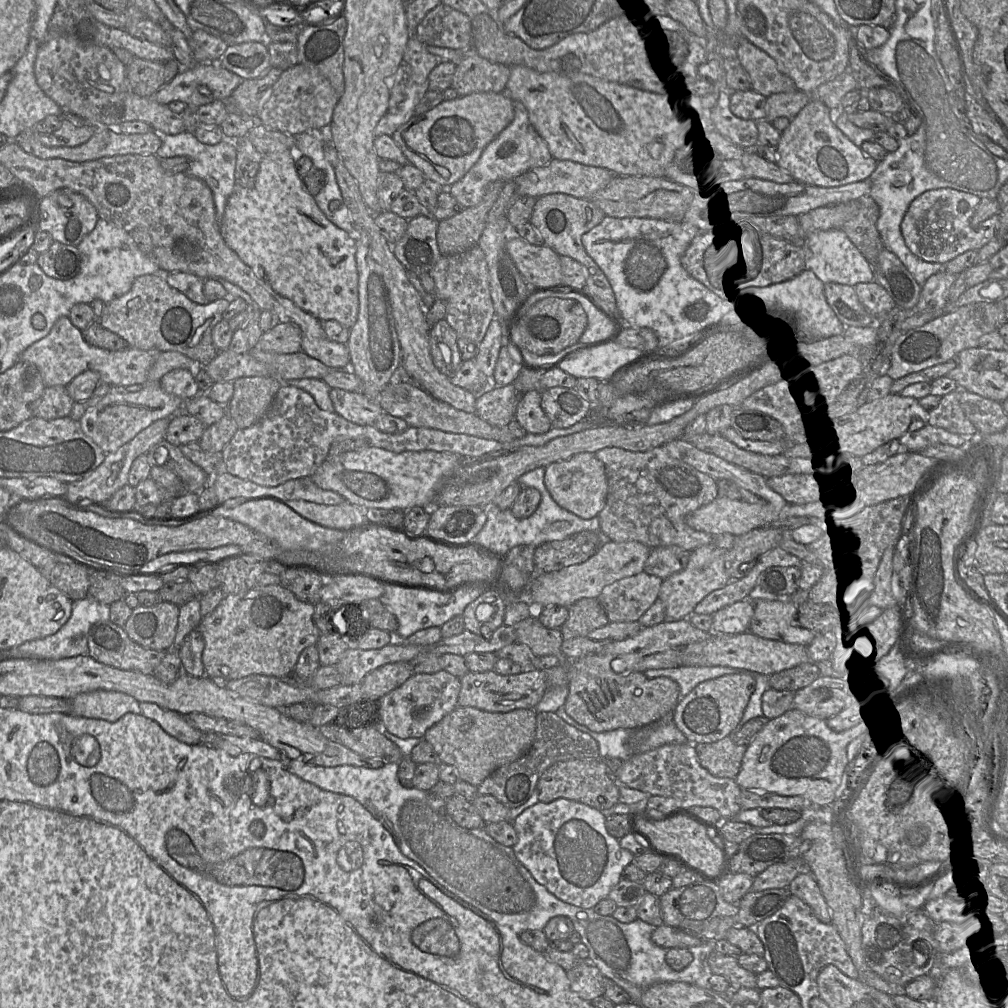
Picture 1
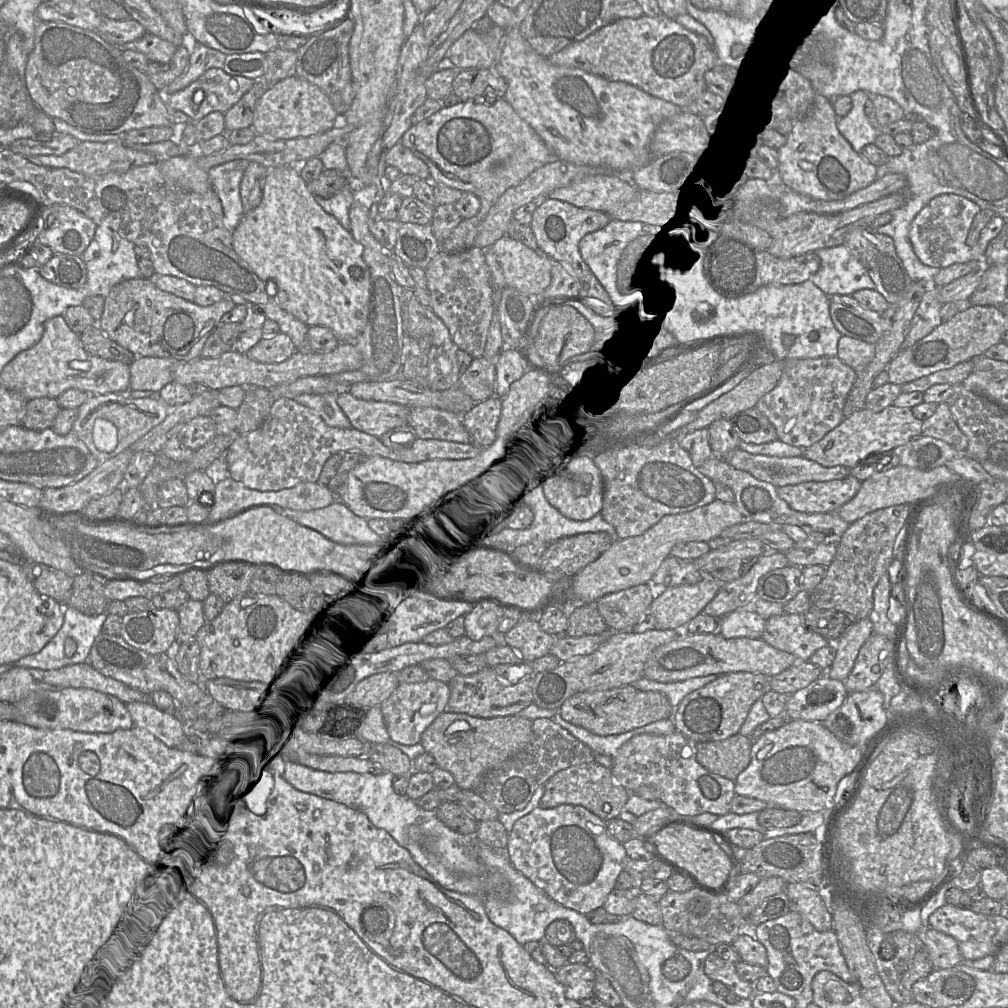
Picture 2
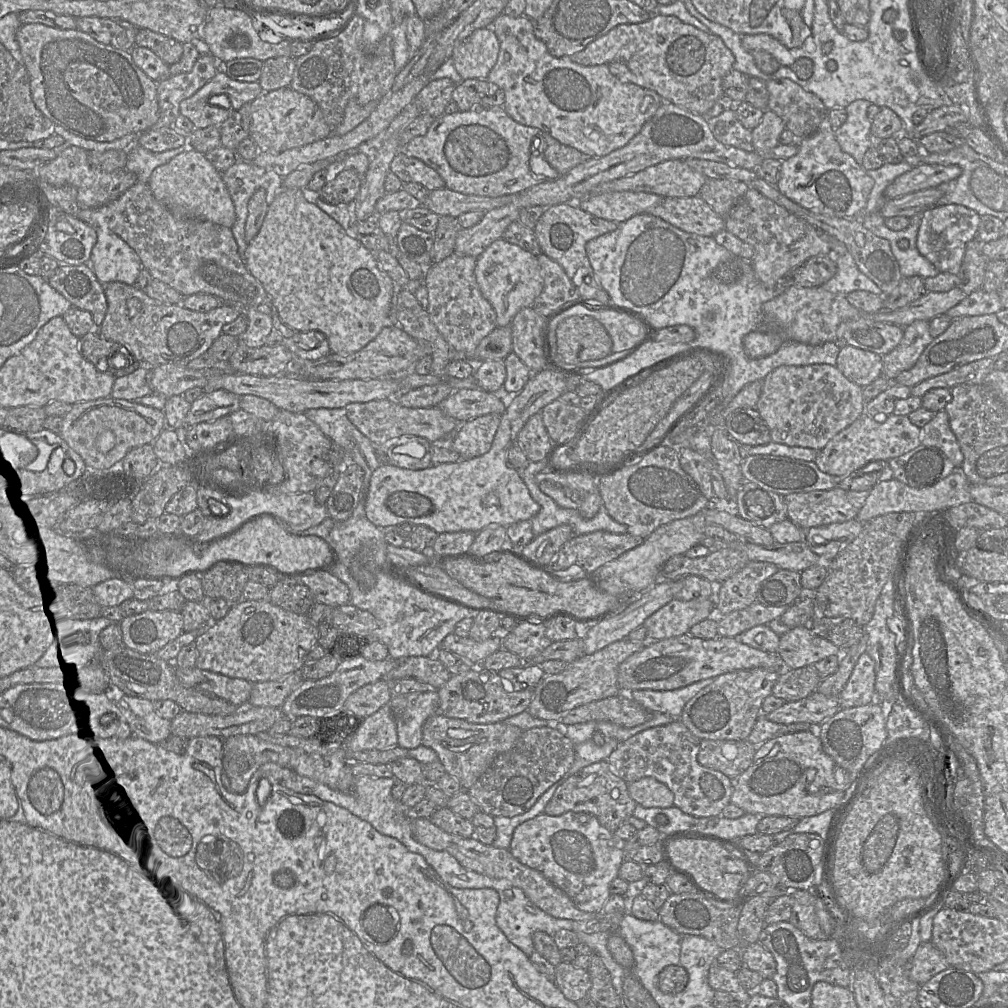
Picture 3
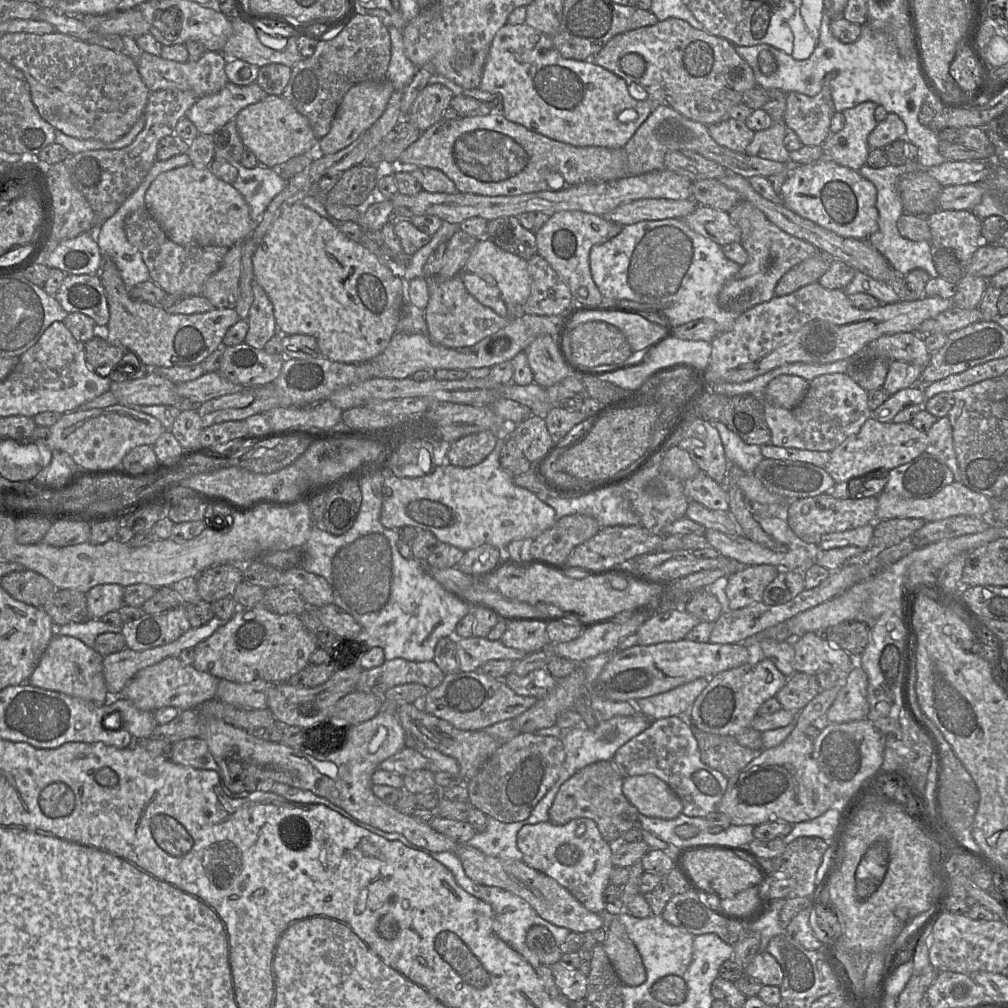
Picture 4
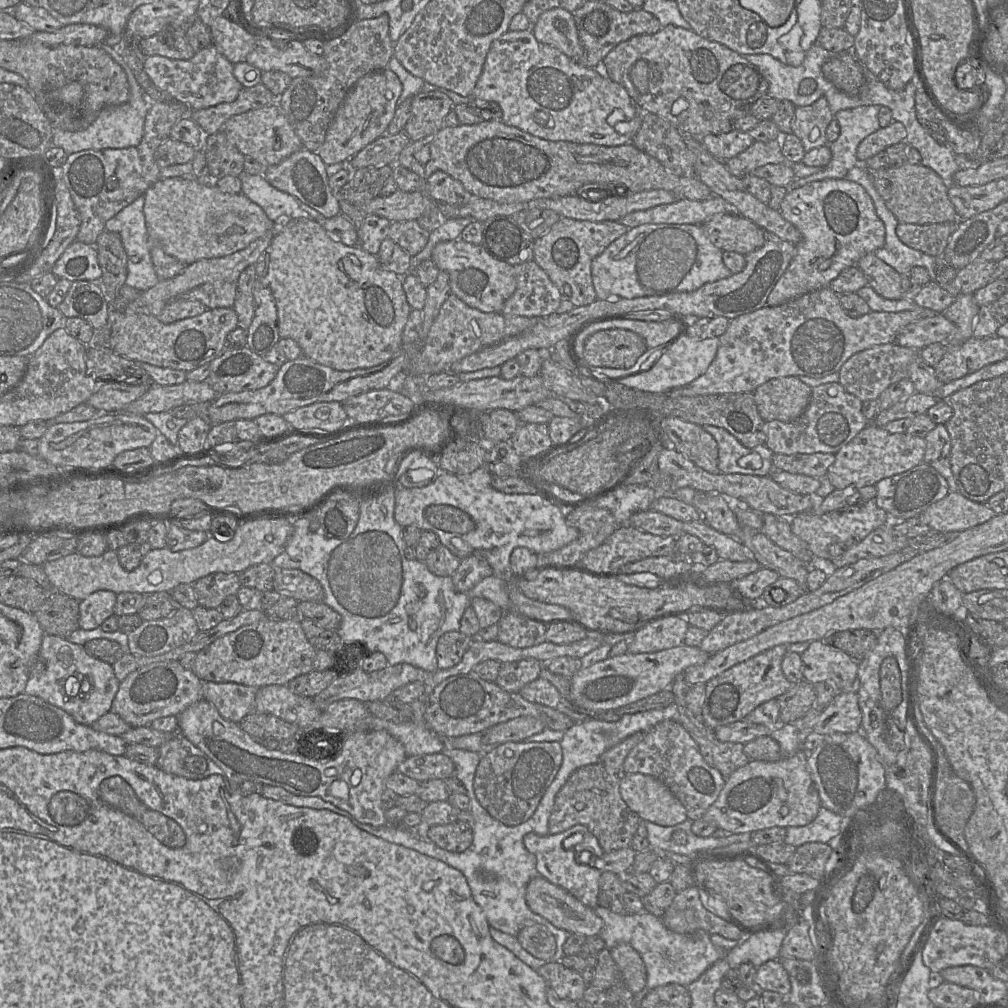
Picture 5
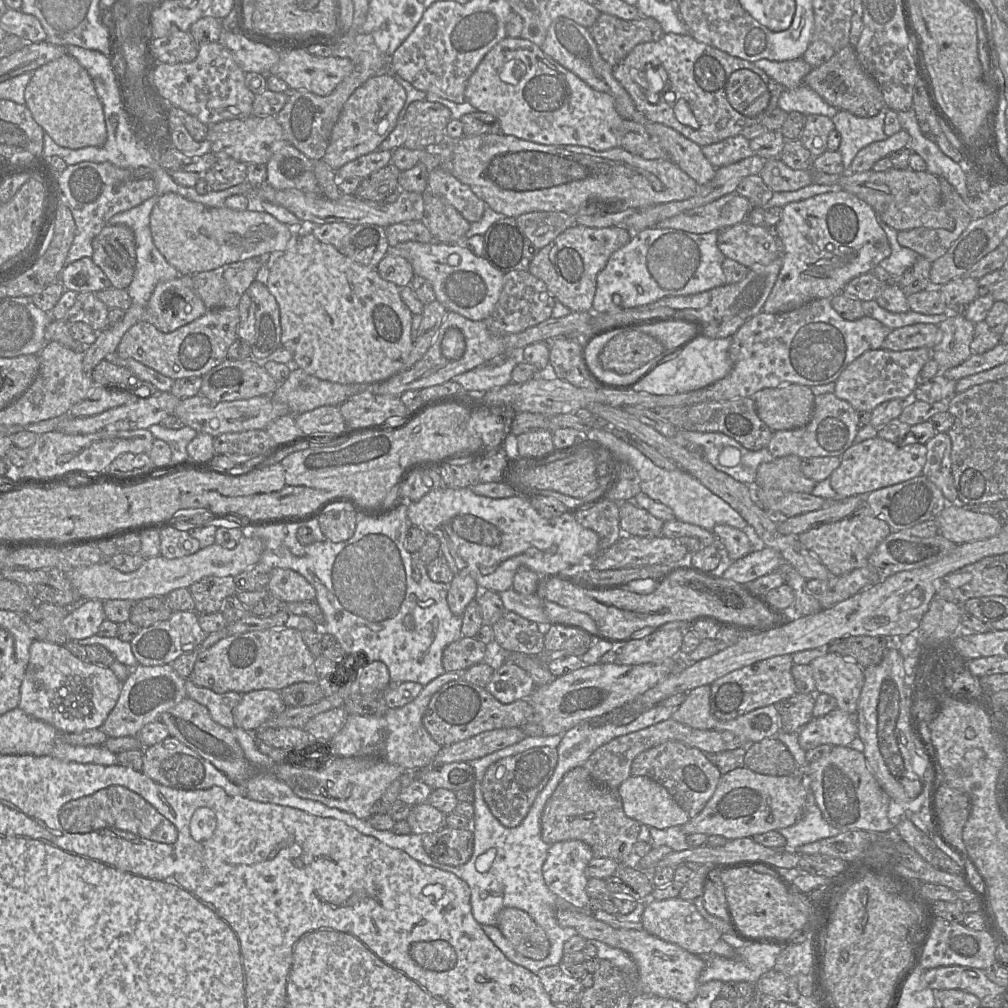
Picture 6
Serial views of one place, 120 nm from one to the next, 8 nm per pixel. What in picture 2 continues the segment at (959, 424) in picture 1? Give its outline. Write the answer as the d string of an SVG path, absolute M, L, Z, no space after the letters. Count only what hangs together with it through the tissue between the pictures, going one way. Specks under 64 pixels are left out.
M947 402L937 405L935 413L923 422L922 435L940 439L965 453L968 439L955 422Z

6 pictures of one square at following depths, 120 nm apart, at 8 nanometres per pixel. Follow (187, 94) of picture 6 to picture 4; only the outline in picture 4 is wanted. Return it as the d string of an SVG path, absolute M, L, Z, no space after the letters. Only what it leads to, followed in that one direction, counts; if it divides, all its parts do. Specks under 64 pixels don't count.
M206 50L197 62L179 63L142 52L137 61L137 68L150 92L173 89L192 92L200 98L218 93L229 82L225 73L227 59L222 52Z

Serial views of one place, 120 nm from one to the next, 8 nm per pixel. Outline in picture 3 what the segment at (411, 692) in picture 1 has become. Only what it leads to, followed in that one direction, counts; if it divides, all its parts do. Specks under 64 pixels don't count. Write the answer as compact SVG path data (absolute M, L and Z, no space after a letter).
M438 691L412 692L393 697L388 703L396 723L398 746L415 749L422 745L422 729L425 721L439 713Z

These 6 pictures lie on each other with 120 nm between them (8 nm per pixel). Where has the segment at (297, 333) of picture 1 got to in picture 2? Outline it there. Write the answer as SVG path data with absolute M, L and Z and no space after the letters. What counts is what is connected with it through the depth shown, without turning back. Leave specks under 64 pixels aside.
M280 332L272 338L262 338L245 354L260 363L275 364L287 360L296 351L290 337Z

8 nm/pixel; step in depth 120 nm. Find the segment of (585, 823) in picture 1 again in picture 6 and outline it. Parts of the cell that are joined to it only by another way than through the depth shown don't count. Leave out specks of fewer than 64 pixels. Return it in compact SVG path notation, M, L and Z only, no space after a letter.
M580 840L556 842L549 847L542 873L556 896L581 911L589 911L586 867L594 858L588 844Z

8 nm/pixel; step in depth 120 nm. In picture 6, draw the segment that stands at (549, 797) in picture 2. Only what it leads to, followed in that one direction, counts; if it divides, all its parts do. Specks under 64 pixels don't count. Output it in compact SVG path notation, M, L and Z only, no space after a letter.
M583 766L568 771L549 798L541 817L541 835L552 845L567 840L588 844L594 858L611 858L625 864L632 860L632 850L638 841L640 823L628 817L618 789L595 781Z

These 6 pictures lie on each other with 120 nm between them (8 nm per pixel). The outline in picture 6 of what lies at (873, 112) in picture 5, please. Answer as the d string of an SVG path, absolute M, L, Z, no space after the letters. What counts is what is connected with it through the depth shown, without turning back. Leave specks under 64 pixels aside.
M885 106L876 116L870 118L861 118L848 111L838 110L832 118L835 129L841 136L838 152L842 156L845 173L850 170L853 159L861 149L887 138L884 119L888 109Z

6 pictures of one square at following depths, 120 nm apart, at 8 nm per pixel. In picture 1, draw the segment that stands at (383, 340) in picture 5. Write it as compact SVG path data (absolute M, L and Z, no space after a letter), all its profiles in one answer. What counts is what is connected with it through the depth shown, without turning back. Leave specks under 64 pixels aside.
M292 150L265 154L260 161L254 186L243 188L235 184L234 192L229 197L225 207L223 220L220 224L220 233L225 244L259 277L263 278L277 294L291 300L299 308L320 321L336 320L346 329L350 329L355 324L359 311L358 273L355 261L356 242L344 230L331 223L319 209L314 198L304 190L301 177L295 169L294 155L295 152Z

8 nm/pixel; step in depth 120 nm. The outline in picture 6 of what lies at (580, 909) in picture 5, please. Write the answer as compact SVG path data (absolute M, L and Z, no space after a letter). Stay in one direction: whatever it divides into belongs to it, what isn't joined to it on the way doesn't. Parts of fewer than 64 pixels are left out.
M576 908L559 909L556 919L563 927L571 927L588 941L598 940L628 953L637 965L637 993L669 998L688 1004L695 999L699 988L699 976L706 967L706 961L698 955L668 943L644 930L615 929L597 920L589 911Z

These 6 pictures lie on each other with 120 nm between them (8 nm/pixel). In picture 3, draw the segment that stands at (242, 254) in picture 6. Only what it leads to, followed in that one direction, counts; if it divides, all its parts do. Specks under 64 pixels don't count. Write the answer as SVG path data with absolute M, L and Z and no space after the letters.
M183 151L151 174L148 185L155 199L180 218L208 220L231 228L236 220L235 207L221 173L197 151Z

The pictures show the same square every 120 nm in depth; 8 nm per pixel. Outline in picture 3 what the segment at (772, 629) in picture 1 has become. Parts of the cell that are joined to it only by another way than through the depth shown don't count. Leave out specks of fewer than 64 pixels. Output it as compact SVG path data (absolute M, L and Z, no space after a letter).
M810 626L788 629L780 636L777 653L784 669L796 669L829 657L841 655L842 650L832 642L814 635Z

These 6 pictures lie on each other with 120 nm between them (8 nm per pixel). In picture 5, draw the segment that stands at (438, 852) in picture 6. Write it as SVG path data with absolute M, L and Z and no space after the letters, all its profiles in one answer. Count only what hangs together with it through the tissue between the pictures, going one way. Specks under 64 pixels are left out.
M454 822L430 826L427 830L427 838L442 849L461 853L471 846L473 832L468 826Z

